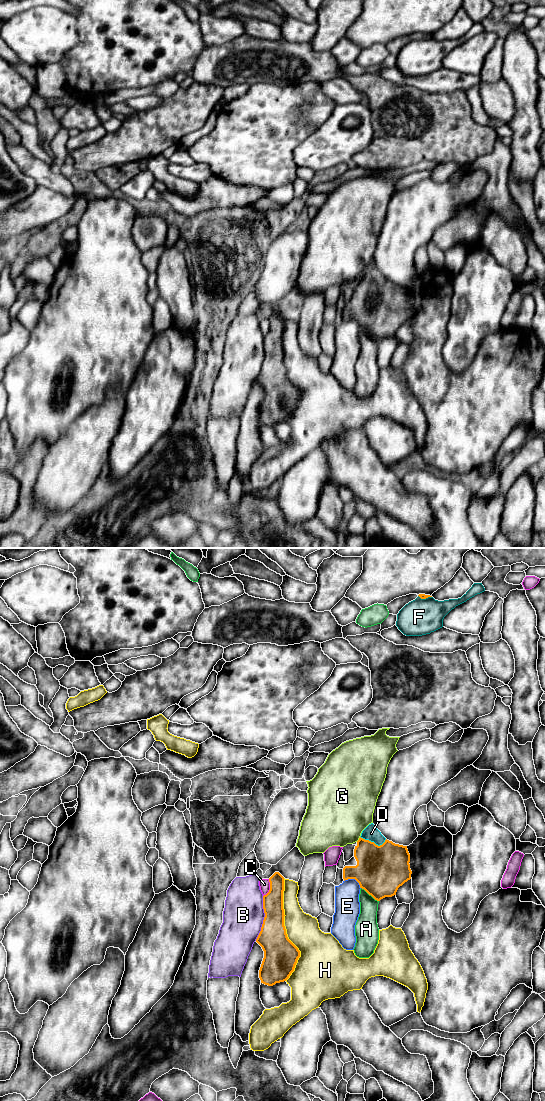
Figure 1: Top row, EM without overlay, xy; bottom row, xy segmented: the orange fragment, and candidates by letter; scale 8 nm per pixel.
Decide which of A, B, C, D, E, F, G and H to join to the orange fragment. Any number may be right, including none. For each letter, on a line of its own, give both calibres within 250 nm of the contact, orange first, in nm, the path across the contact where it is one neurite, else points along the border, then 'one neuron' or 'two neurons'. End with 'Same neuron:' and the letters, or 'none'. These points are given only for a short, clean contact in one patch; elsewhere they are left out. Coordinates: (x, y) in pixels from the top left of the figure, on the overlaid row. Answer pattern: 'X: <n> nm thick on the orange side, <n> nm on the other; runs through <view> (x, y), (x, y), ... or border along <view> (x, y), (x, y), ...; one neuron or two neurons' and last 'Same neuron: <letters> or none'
A: 400 nm thick on the orange side, 160 nm on the other; two neurons
B: 220 nm thick on the orange side, 320 nm on the other; two neurons
C: 160 nm thick on the orange side, 90 nm on the other; two neurons
D: 400 nm thick on the orange side, 120 nm on the other; runs through xy (381, 870), (373, 842), (371, 833); one neuron
E: 400 nm thick on the orange side, 200 nm on the other; two neurons
F: 50 nm thick on the orange side, 300 nm on the other; two neurons
G: 320 nm thick on the orange side, 460 nm on the other; two neurons
H: 280 nm thick on the orange side, 260 nm on the other; two neurons
Same neuron: D

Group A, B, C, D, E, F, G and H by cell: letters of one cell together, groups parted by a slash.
A / B / C / D / E / F / G / H

